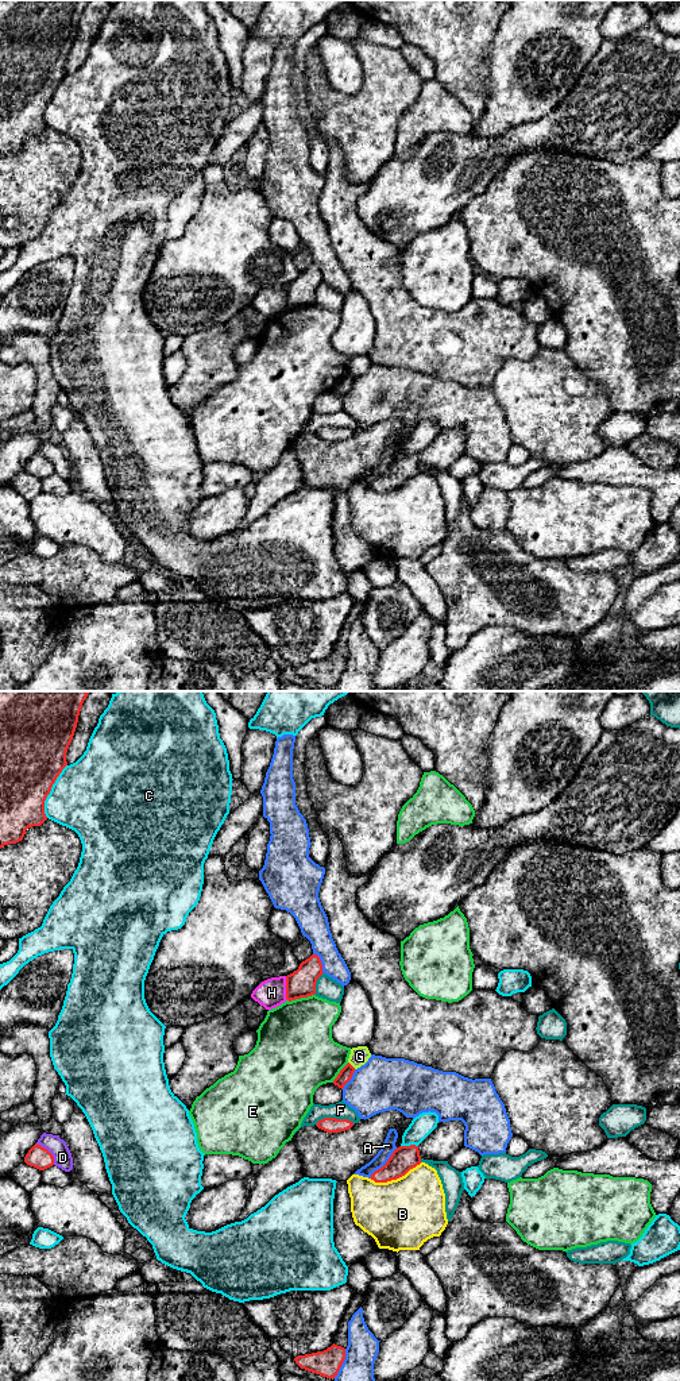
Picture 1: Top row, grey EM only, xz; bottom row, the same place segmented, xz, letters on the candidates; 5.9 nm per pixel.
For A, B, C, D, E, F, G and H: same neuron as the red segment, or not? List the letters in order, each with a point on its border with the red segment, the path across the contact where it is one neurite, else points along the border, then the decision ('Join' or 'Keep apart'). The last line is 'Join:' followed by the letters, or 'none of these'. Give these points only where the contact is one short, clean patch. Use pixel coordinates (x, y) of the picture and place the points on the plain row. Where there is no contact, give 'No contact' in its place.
A: Touches red at xz (385, 473). Keep apart
B: Touches red at xz (395, 488). Keep apart
C: Touches red at xz (50, 99). Keep apart
D: Touches red at xz (49, 461). Keep apart
E: Touches red at xz (300, 307). Keep apart
F: Touches red at xz (335, 427). Keep apart
G: Touches red at xz (351, 374). Boundary: xz (348, 370), (355, 377). Keep apart
H: Touches red at xz (286, 297). Keep apart
Join: none of these

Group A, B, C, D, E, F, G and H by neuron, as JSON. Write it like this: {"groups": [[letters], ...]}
{"groups": [["A"], ["B"], ["C"], ["D", "G"], ["E"], ["F"], ["H"]]}

